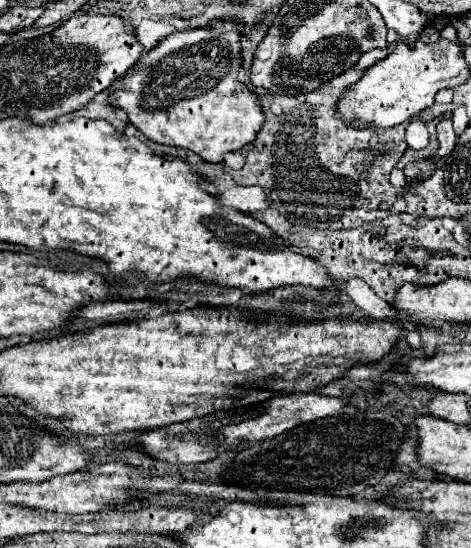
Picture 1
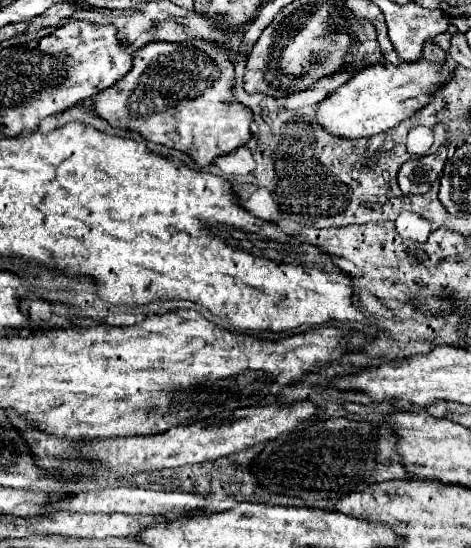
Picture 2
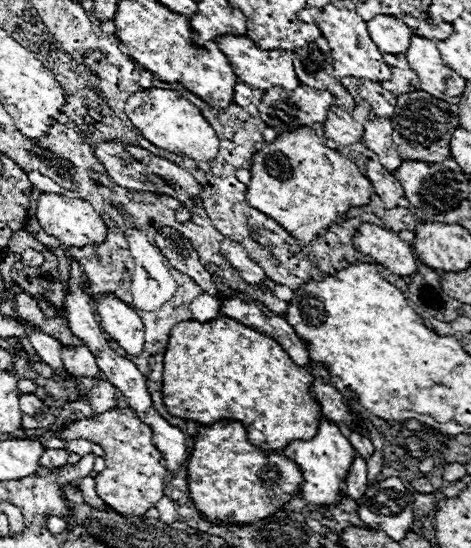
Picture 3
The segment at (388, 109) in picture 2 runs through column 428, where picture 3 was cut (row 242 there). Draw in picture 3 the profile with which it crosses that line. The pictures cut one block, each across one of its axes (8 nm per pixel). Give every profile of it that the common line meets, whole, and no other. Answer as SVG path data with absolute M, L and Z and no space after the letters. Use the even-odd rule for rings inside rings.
M42 192L38 198L36 218L42 230L50 236L56 236L68 248L82 248L88 244L102 244L106 238L106 224L102 222L100 214L94 210L92 204L80 198L66 198L62 194L46 194Z

